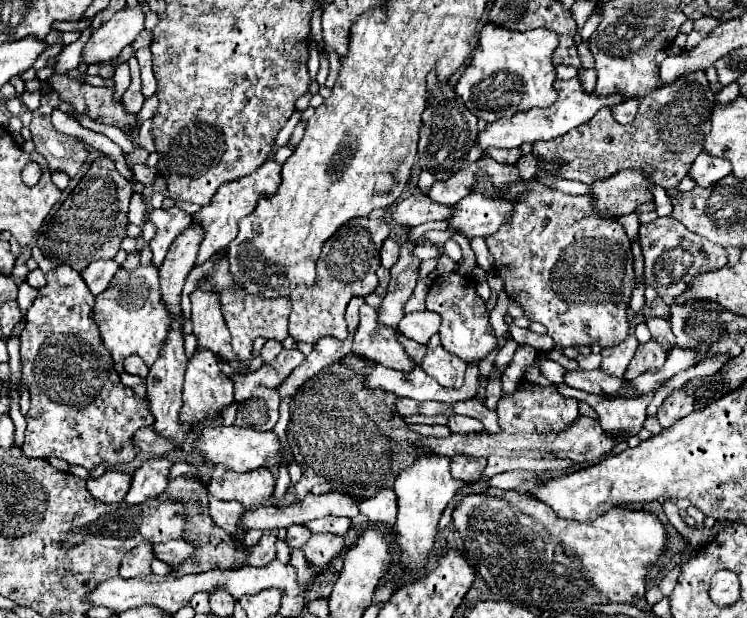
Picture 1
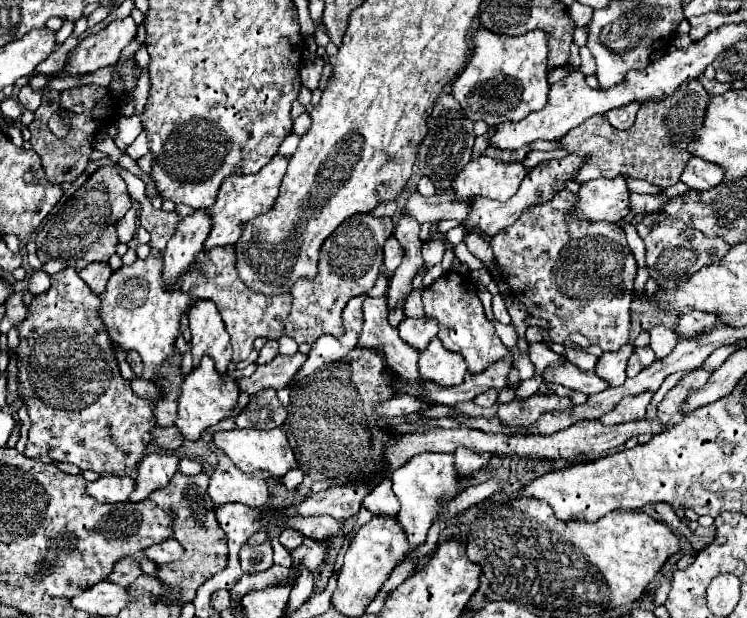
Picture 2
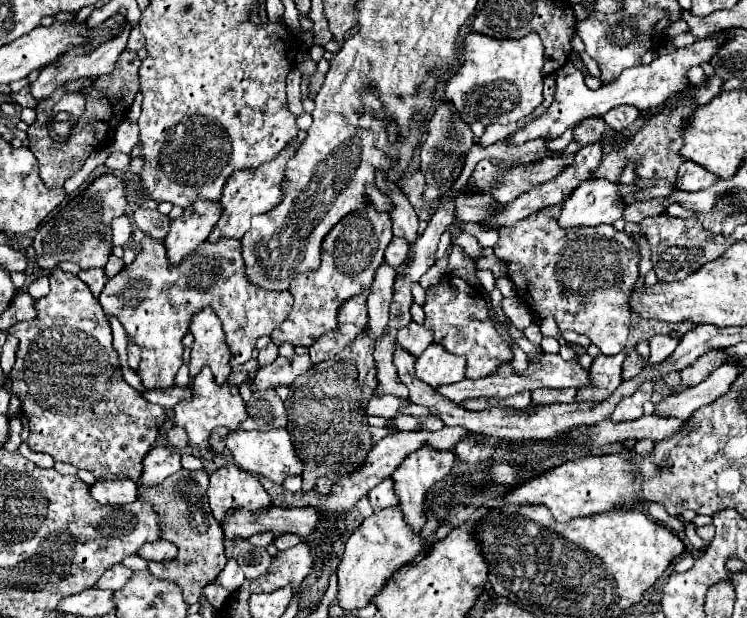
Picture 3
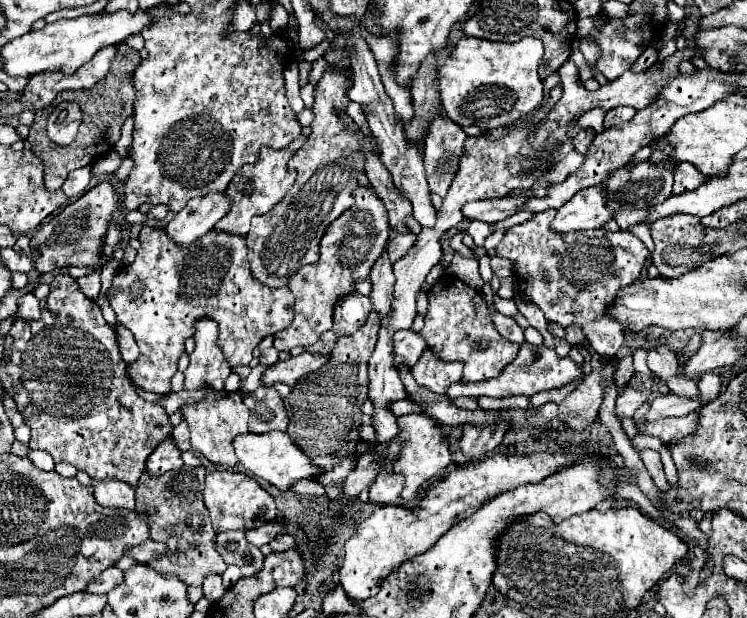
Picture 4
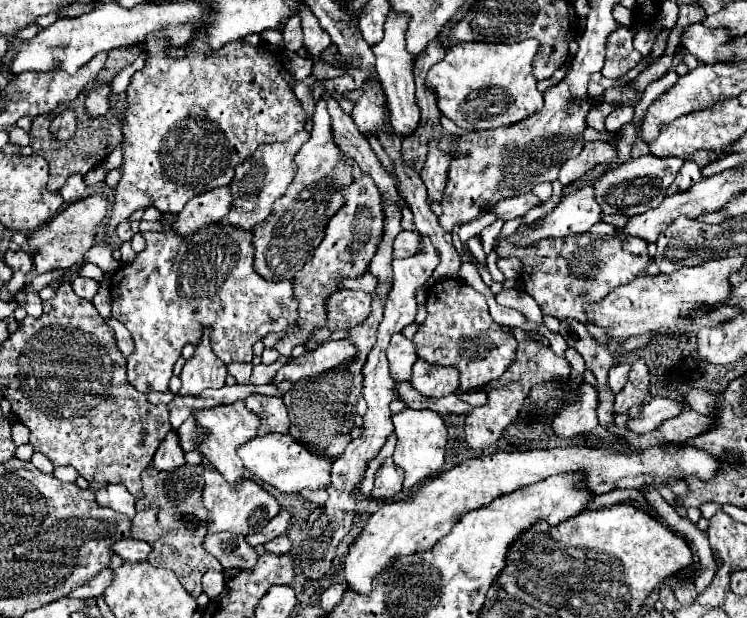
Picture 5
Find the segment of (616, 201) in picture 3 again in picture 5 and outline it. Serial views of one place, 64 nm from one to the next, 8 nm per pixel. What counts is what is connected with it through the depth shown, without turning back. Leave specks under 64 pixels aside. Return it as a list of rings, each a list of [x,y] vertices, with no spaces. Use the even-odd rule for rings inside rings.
[[[580,188],[580,192],[572,192],[572,196],[564,196],[560,204],[540,220],[540,226],[530,228],[528,232],[514,232],[510,236],[498,236],[494,240],[494,248],[500,244],[516,244],[516,246],[536,246],[544,238],[564,238],[570,234],[588,232],[596,222],[600,222],[602,212],[594,200],[594,190]]]

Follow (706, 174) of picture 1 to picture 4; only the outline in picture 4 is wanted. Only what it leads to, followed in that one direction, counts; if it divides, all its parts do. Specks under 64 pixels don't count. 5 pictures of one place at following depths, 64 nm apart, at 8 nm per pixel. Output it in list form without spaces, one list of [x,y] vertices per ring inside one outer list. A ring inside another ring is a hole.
[[[680,162],[676,166],[676,172],[674,172],[674,188],[672,188],[672,192],[674,194],[688,192],[688,190],[698,188],[702,182],[706,182],[706,176],[696,166],[692,166],[688,162]]]

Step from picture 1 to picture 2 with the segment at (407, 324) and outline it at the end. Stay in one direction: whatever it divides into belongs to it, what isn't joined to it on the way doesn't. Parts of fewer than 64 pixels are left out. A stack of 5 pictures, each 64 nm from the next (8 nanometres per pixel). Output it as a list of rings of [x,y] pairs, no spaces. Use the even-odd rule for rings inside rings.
[[[406,318],[406,320],[398,326],[398,332],[400,332],[400,338],[402,338],[408,346],[412,346],[412,348],[416,348],[418,352],[422,352],[422,350],[430,344],[430,340],[436,336],[436,332],[438,332],[438,322],[436,322],[436,320],[428,320],[428,318],[420,318],[420,320],[416,320],[416,318]]]

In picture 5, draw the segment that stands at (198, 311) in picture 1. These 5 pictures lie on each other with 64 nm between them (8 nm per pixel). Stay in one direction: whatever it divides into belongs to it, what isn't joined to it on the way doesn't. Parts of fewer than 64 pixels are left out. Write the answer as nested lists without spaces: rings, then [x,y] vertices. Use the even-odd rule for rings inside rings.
[[[204,330],[202,342],[196,348],[194,358],[186,360],[180,380],[182,380],[182,388],[178,390],[178,396],[198,396],[202,390],[206,388],[222,388],[224,380],[228,376],[226,366],[220,358],[216,358],[216,354],[210,348],[210,340],[208,340],[208,330]]]

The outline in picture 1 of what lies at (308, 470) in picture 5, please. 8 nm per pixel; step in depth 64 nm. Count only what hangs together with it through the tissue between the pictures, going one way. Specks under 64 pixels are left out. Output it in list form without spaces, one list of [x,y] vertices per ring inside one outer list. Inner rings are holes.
[[[206,426],[196,442],[198,452],[216,464],[226,464],[234,472],[250,472],[256,468],[272,468],[282,464],[282,444],[274,432],[256,432],[252,428],[238,428],[238,426]]]

